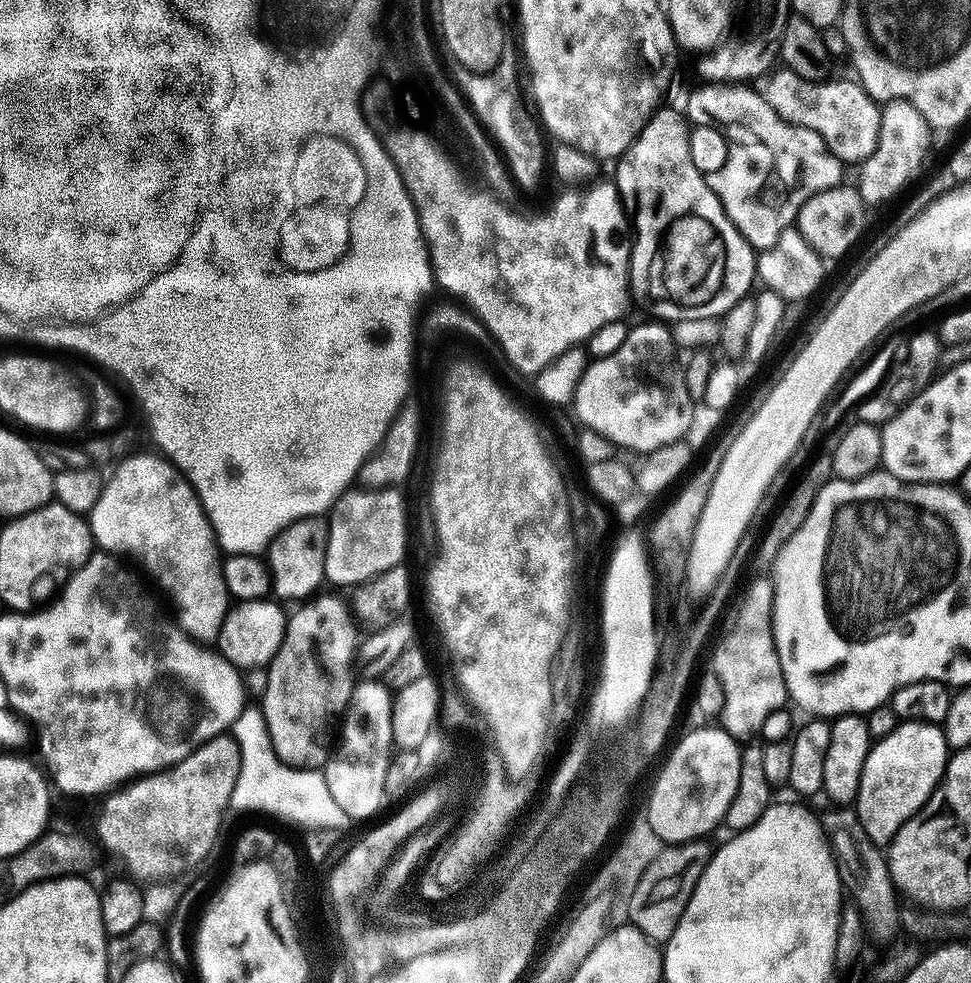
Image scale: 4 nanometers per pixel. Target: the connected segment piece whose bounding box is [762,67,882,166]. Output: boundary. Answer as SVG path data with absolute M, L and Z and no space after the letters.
M781 67L779 71L773 71L767 77L768 85L762 88L766 102L770 102L778 118L806 130L814 130L814 134L818 134L829 150L845 165L860 166L874 154L875 147L879 144L882 108L870 98L870 94L866 94L859 82L852 78L807 80L786 67Z

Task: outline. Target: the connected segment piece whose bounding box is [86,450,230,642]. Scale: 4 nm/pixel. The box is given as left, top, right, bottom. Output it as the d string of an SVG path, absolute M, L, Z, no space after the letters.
M147 451L125 456L105 479L98 502L86 514L93 545L117 558L137 560L172 599L180 628L193 640L215 641L230 607L216 535L187 478L163 456Z

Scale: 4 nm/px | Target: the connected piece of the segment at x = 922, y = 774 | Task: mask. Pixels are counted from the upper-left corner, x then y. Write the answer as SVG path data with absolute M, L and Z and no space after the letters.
M924 720L897 723L886 738L873 743L866 766L862 766L862 782L854 805L858 822L862 822L862 830L866 830L870 842L881 846L891 844L894 834L922 810L946 770L949 755L943 727Z

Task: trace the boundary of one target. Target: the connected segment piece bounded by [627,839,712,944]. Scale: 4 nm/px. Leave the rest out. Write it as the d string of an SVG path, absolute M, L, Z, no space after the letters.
M703 839L665 847L651 866L633 883L628 900L627 919L657 944L667 943L686 908L690 894L701 877L712 853Z

